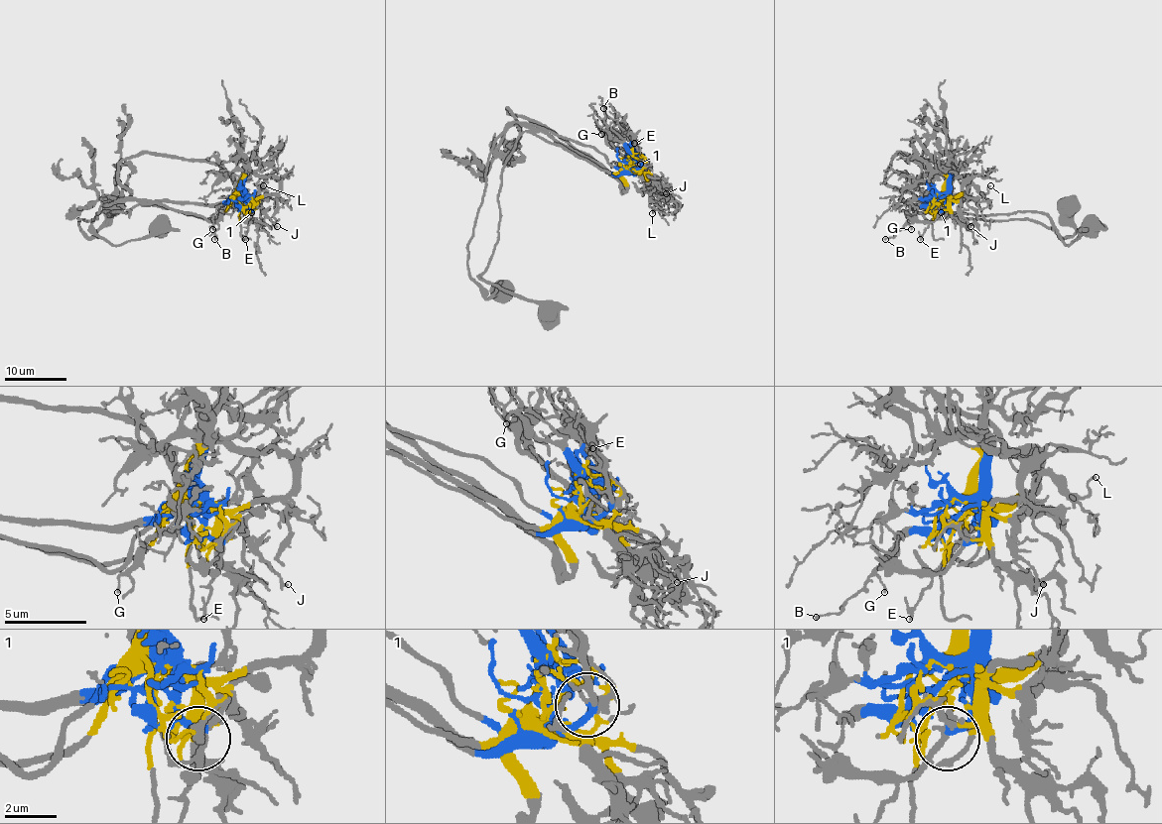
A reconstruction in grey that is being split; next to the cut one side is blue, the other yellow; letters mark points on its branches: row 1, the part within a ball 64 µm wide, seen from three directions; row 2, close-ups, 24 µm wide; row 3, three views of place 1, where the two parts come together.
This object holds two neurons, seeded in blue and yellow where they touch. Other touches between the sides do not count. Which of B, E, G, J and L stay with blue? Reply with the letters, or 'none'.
B, E, G

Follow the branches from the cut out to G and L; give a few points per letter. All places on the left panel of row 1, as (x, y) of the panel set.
G: (240, 197), (238, 206), (229, 208), (212, 230)
L: (240, 197), (257, 200), (260, 184), (265, 192), (264, 186)

